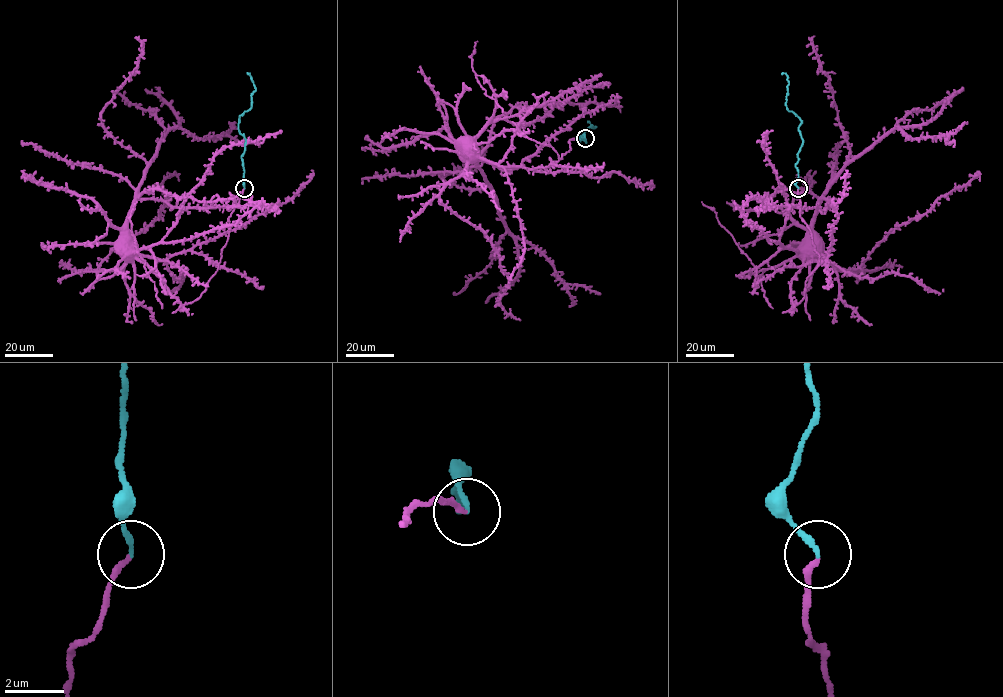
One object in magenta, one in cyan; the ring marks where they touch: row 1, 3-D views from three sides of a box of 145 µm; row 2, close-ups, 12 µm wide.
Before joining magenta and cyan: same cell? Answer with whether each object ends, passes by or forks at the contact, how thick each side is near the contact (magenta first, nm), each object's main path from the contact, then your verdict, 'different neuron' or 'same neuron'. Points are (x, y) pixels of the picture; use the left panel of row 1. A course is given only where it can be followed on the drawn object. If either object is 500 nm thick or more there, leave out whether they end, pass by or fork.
magenta ends there; cyan ends there; 200 nm thick on the magenta side, 180 nm on the other; magenta runs (244, 188), (229, 217), (230, 230), (217, 269), (206, 289), (190, 303), (182, 306), (147, 265), (122, 247); cyan runs (244, 188), (241, 156), (246, 139), (238, 125), (239, 116), (251, 107), (256, 88), (247, 74); same neuron

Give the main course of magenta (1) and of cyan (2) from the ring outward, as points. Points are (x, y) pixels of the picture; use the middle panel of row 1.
1: (585, 138), (570, 139), (570, 149), (561, 159), (551, 146), (514, 129), (502, 131), (488, 142), (463, 141)
2: (585, 138), (581, 137), (586, 142), (579, 138), (579, 141), (587, 129), (596, 127), (591, 127), (587, 121)

